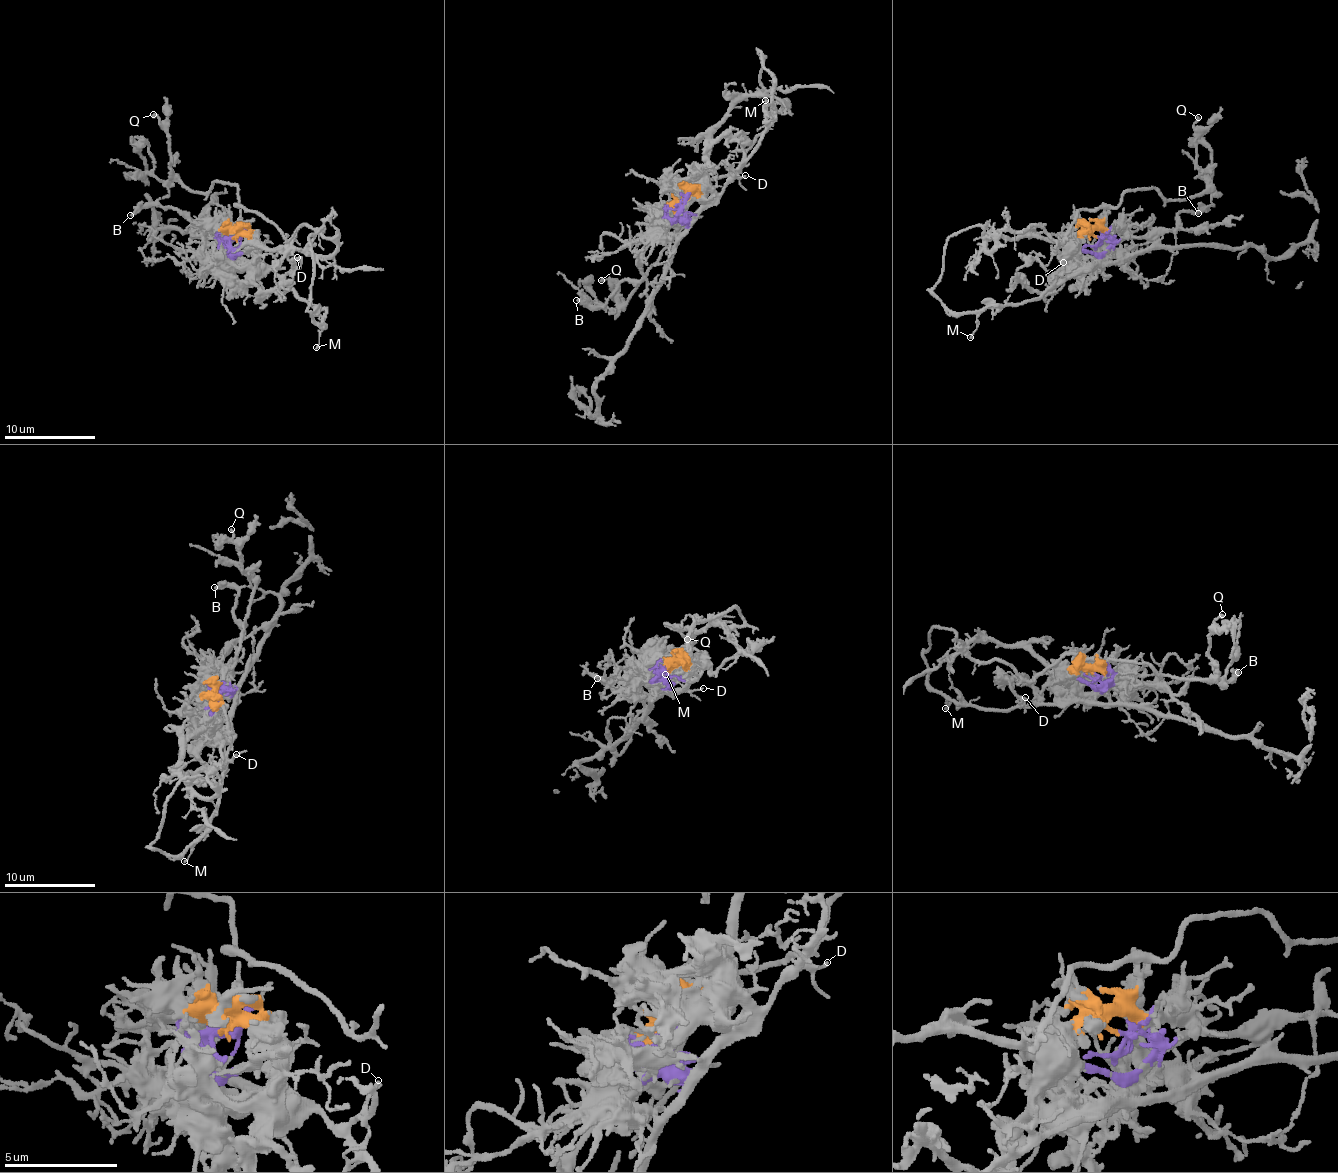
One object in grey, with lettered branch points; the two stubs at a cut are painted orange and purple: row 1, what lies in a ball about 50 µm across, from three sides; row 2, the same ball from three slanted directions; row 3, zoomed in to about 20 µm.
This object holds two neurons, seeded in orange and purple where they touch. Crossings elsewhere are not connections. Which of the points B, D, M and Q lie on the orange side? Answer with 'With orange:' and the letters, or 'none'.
With orange: D, M

